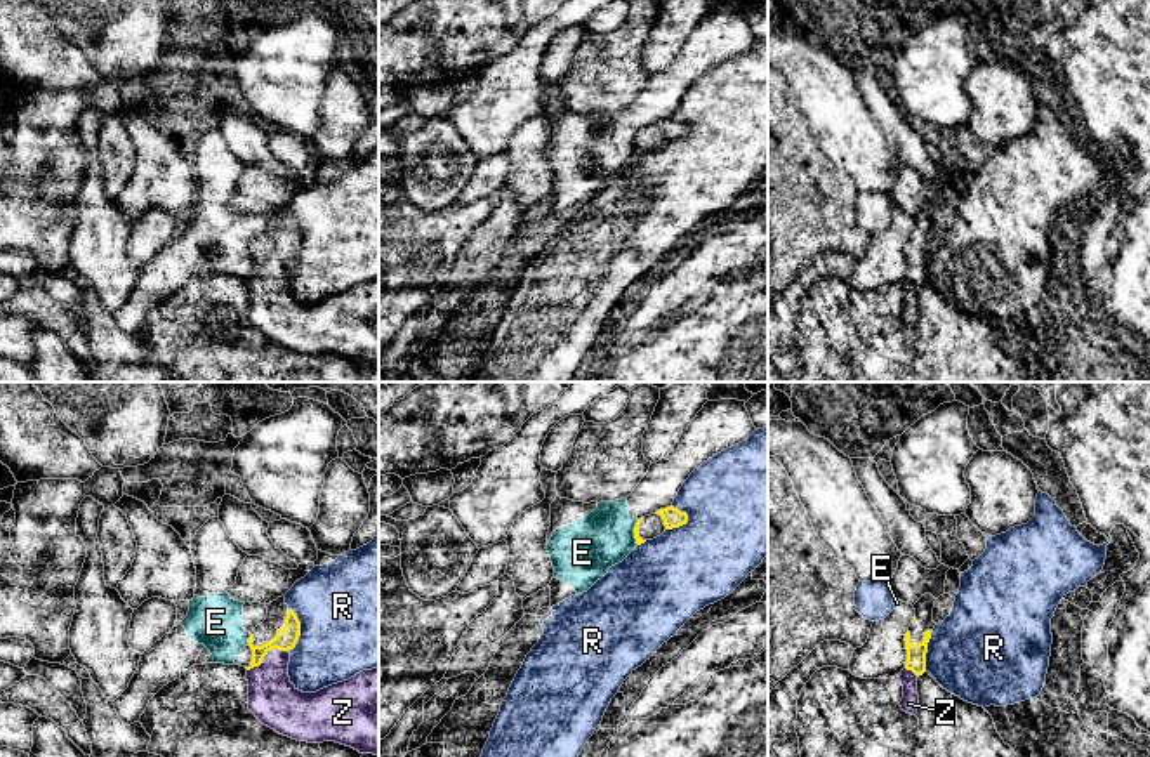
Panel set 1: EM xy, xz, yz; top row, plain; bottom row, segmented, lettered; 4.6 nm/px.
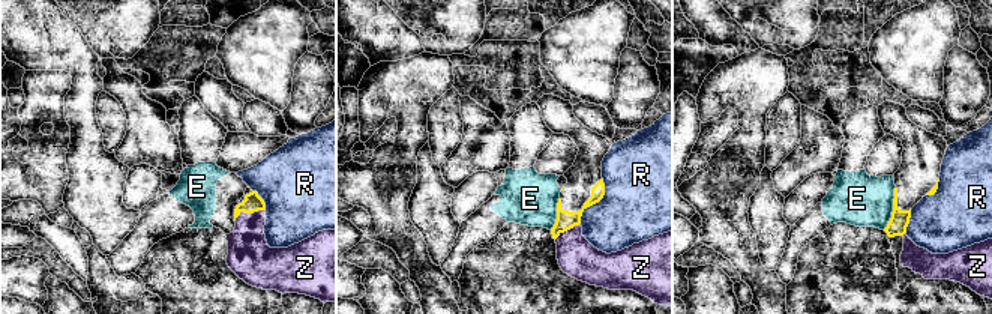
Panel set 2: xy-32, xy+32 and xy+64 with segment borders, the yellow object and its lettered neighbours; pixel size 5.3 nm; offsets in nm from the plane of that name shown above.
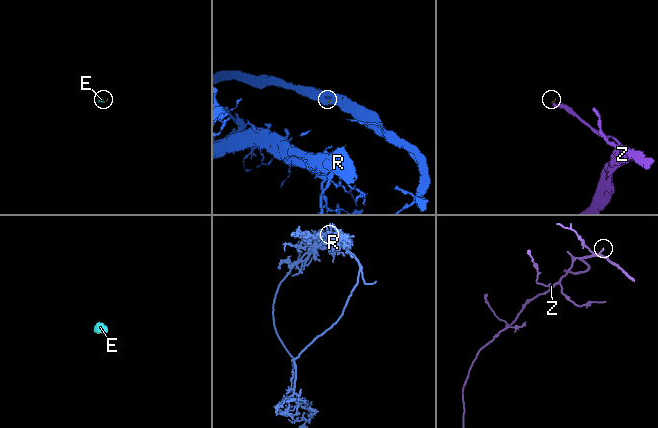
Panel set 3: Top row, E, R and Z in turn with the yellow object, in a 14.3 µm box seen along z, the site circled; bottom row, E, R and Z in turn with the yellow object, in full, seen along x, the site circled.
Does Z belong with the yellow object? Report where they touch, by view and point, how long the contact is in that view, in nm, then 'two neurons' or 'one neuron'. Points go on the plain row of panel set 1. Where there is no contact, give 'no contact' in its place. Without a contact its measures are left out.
contact xy (266, 264); length 220 nm; one neuron

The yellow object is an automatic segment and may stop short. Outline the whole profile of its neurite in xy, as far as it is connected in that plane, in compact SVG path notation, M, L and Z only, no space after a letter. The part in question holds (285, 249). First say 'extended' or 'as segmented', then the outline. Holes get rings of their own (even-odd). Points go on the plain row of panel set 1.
extended; M285 207L266 215L268 227L250 248L248 321L268 339L297 352L335 352L379 366L379 280L316 304L299 302L288 288L290 262L301 247Z

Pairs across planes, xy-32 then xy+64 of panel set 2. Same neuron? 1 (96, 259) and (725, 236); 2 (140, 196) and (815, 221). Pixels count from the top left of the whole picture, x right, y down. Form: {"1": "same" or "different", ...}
{"1": "same", "2": "different"}

